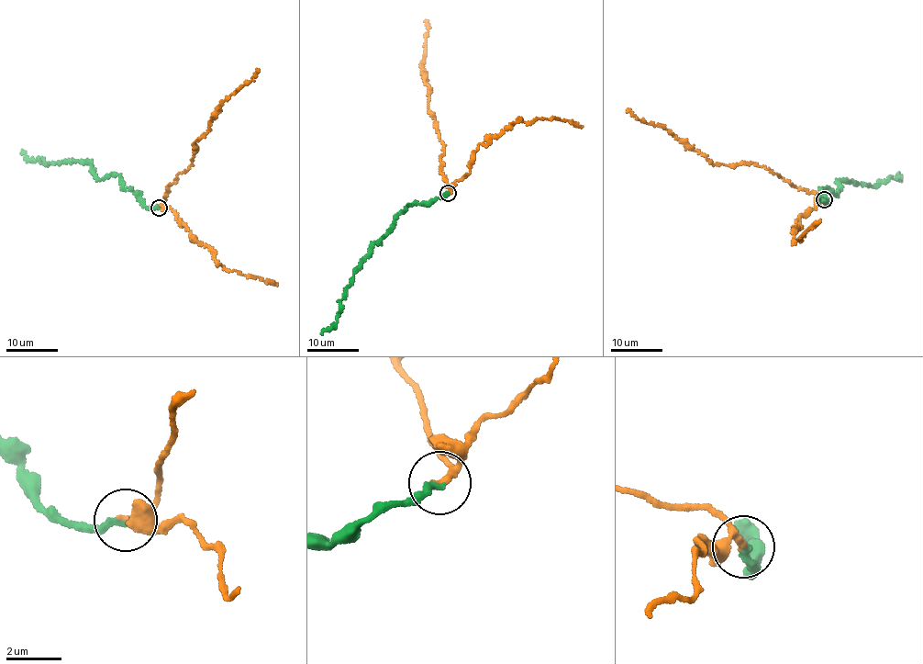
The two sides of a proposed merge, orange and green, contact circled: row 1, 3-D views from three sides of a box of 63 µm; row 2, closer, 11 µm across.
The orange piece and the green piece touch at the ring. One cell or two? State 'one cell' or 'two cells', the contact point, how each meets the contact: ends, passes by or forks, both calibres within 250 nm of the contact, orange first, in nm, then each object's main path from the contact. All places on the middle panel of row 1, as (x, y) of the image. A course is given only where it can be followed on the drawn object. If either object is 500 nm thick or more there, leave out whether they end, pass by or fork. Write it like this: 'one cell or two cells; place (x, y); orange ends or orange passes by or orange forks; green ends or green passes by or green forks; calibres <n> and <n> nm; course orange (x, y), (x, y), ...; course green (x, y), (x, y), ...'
one cell; place (448, 193); orange passes by; green ends; calibres 190 and 240 nm; course orange (448, 193), (450, 189), (440, 168), (443, 143), (428, 107), (429, 89), (422, 66), (428, 27), (424, 20); course green (448, 193), (426, 204), (411, 204), (398, 215), (354, 273), (338, 322), (321, 333)

